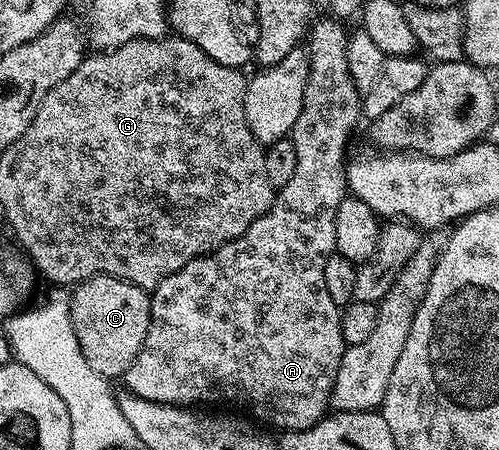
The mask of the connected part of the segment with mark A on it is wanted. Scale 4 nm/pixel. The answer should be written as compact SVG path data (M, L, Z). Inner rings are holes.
M323 16L320 17L319 23L316 21L309 30L309 42L311 38L311 46L309 45L309 57L311 63L309 64L309 80L305 84L305 100L301 104L301 116L297 116L297 124L293 124L289 139L291 140L294 151L296 153L296 167L293 171L293 178L289 180L287 184L277 190L275 195L275 203L272 204L270 210L267 213L260 216L257 220L253 220L253 224L249 224L249 228L241 236L237 236L237 240L232 242L226 242L221 248L217 248L213 254L202 254L199 258L189 260L189 264L185 264L185 268L181 268L177 272L173 272L167 278L161 280L159 287L153 291L150 291L151 295L151 323L149 324L149 332L145 336L145 344L141 344L141 352L137 352L137 360L133 360L133 364L128 368L125 375L125 383L127 382L126 389L130 393L141 396L145 400L150 402L160 402L161 404L169 404L170 406L186 406L188 408L198 407L198 402L232 402L235 406L240 406L243 411L246 412L252 419L258 420L264 427L274 428L279 432L286 432L289 430L304 430L310 426L315 426L322 420L323 417L328 413L329 407L331 406L331 389L333 384L337 380L337 368L341 368L341 360L343 359L343 352L345 349L345 343L341 336L341 320L343 319L341 313L341 307L335 303L329 292L325 288L325 260L329 260L329 256L335 253L335 237L337 236L337 208L341 204L341 200L348 197L349 191L347 189L347 164L349 161L349 153L347 154L347 145L351 142L351 133L355 130L355 125L361 122L361 92L353 84L353 80L349 76L349 60L347 59L347 40L349 37L348 31L343 31L344 23L336 20L334 17Z

